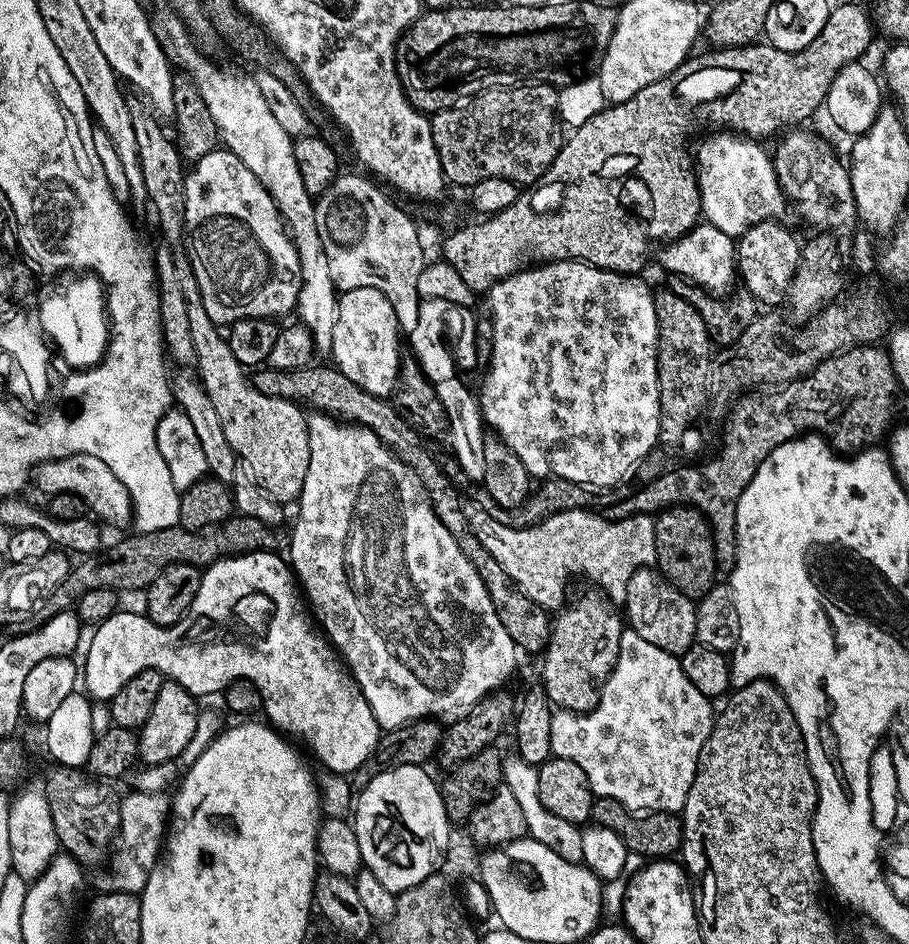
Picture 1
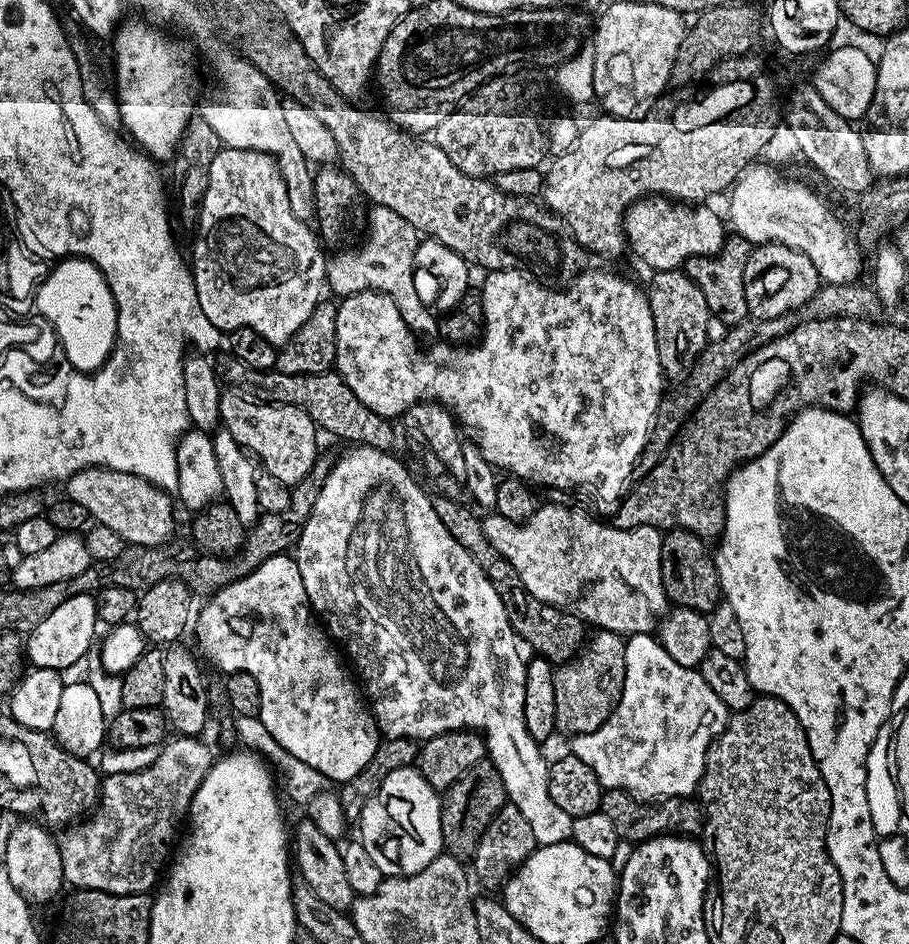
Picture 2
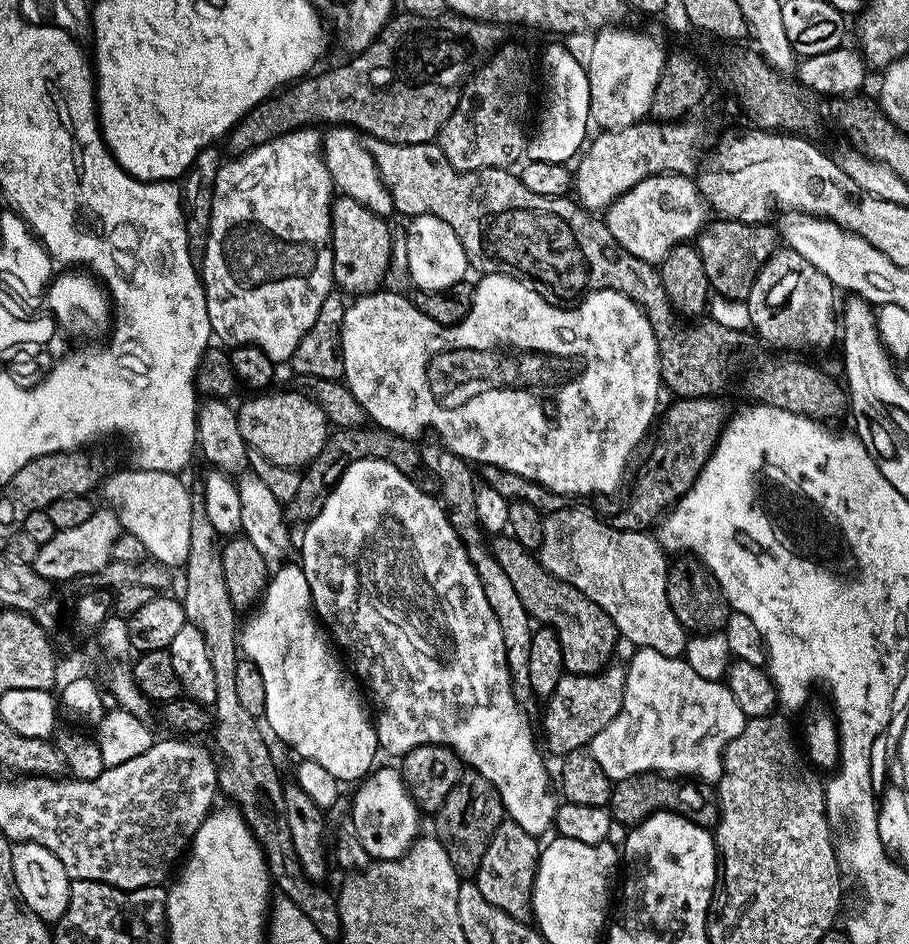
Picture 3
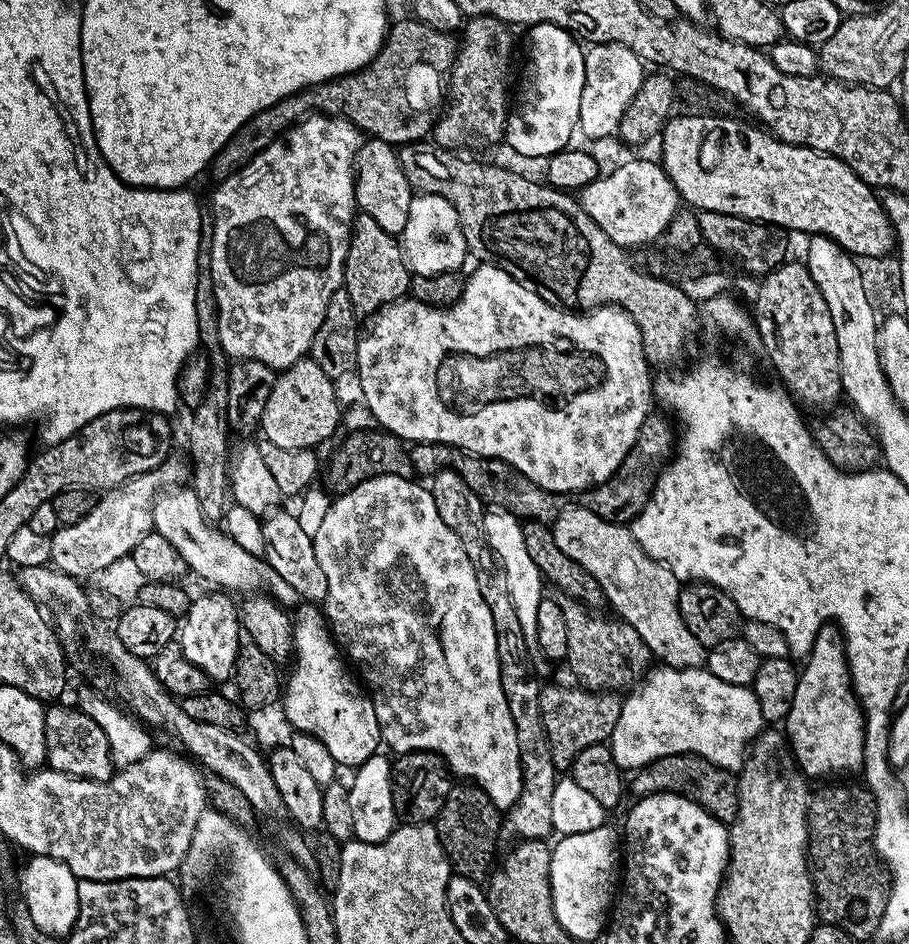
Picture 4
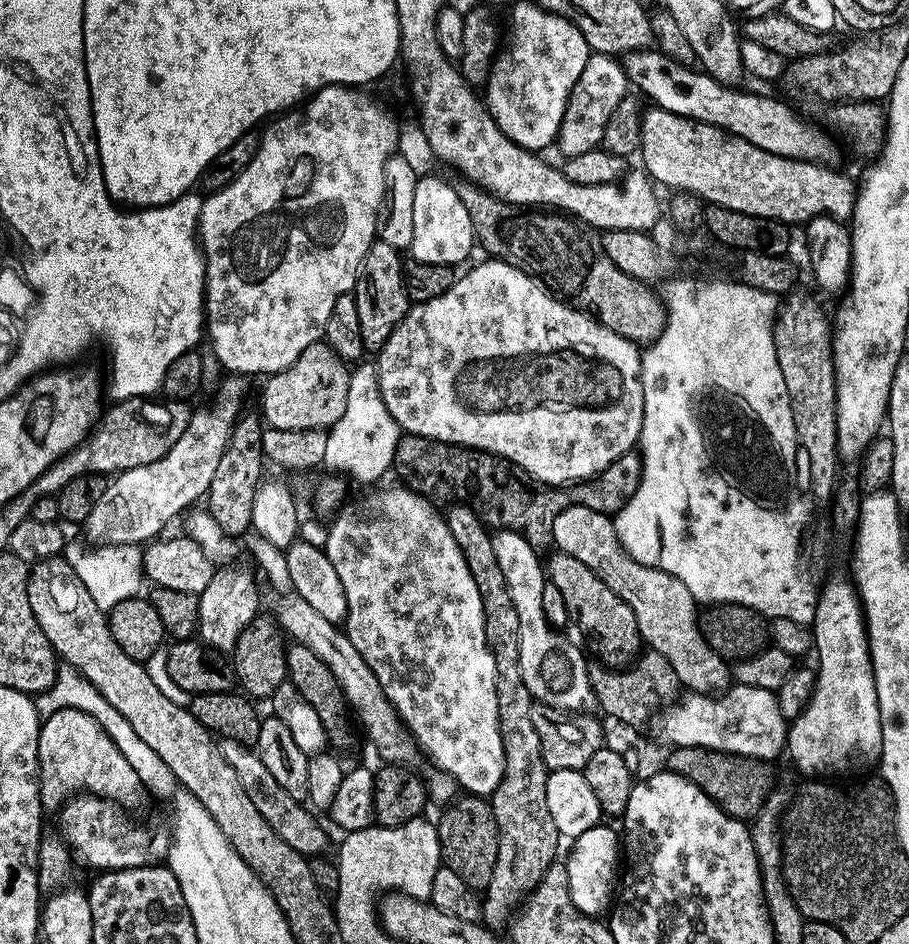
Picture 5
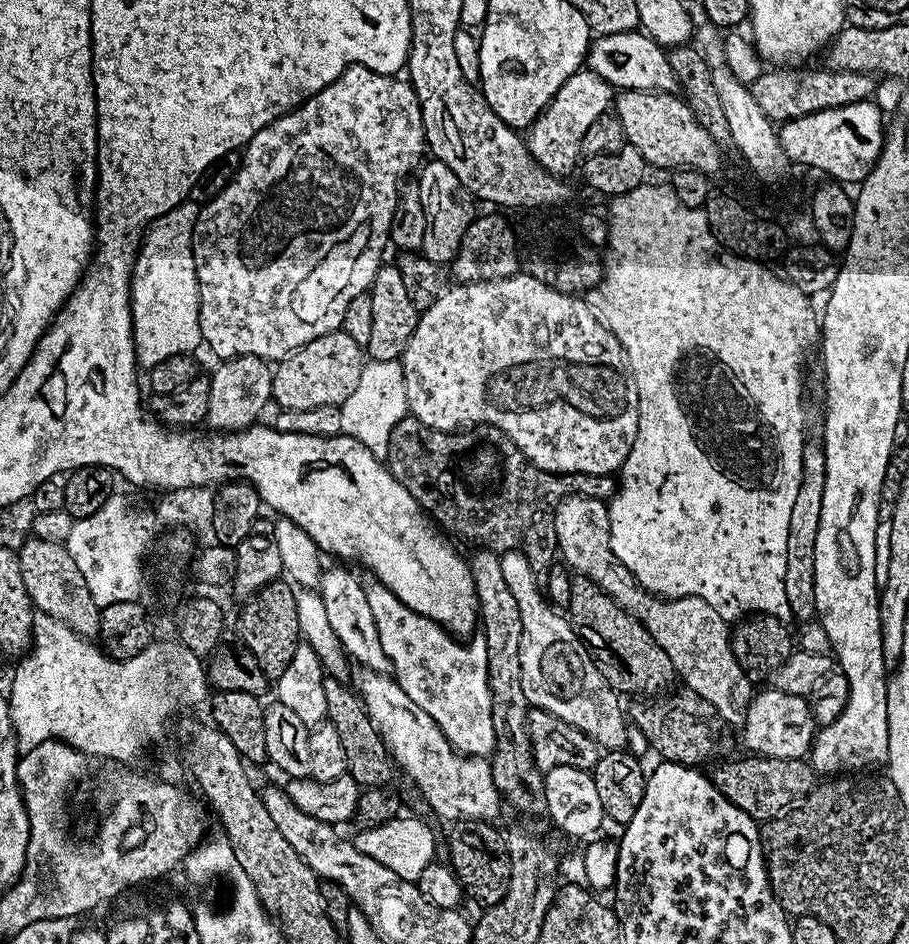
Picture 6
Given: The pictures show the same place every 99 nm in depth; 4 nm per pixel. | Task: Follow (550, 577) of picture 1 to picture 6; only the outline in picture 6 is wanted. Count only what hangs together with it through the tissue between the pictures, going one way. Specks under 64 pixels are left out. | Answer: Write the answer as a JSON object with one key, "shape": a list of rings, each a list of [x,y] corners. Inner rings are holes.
{"shape":[[[565,495],[556,506],[556,515],[552,518],[556,531],[555,547],[564,557],[563,563],[573,573],[593,580],[600,591],[608,595],[622,610],[626,610],[666,650],[666,658],[670,658],[672,671],[680,676],[683,687],[694,694],[706,698],[708,708],[716,711],[724,720],[739,725],[744,719],[744,710],[754,695],[753,681],[738,666],[732,653],[730,624],[720,615],[721,609],[710,606],[697,596],[677,596],[665,598],[648,592],[637,584],[634,574],[618,562],[614,550],[610,546],[610,530],[608,529],[608,504],[596,500],[593,496]]]}

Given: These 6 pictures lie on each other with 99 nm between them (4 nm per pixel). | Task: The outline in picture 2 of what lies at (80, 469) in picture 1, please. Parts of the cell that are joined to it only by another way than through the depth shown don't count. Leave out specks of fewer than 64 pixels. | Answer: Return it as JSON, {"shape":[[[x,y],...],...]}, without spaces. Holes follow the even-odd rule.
{"shape":[[[83,468],[81,472],[74,472],[67,477],[67,484],[67,499],[79,502],[95,523],[114,530],[129,545],[141,544],[147,548],[153,548],[156,544],[169,543],[171,536],[168,535],[172,532],[173,497],[161,488],[154,487],[146,478],[138,478],[134,474],[126,474],[113,468]]]}

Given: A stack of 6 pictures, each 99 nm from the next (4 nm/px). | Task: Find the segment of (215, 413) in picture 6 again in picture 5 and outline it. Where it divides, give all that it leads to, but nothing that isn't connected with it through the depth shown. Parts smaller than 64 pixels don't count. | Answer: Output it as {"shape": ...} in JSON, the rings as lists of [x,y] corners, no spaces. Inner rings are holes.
{"shape":[[[228,374],[215,385],[216,397],[209,408],[193,411],[182,438],[166,450],[158,462],[146,466],[134,466],[119,473],[109,483],[106,494],[94,506],[94,514],[86,522],[88,536],[97,545],[136,544],[154,541],[163,533],[163,528],[176,515],[189,509],[207,497],[210,482],[217,472],[218,462],[230,442],[232,428],[245,411],[244,399],[248,396],[249,381],[239,374]]]}

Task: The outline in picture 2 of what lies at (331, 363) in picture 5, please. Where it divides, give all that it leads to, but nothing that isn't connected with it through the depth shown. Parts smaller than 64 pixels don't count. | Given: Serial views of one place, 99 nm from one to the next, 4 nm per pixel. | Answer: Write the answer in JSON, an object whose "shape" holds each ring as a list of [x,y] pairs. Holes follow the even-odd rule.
{"shape":[[[228,390],[220,398],[220,424],[223,431],[229,432],[241,448],[259,461],[263,471],[278,478],[278,482],[291,486],[302,482],[302,478],[310,474],[318,455],[318,429],[316,423],[302,410],[281,404],[261,404]]]}

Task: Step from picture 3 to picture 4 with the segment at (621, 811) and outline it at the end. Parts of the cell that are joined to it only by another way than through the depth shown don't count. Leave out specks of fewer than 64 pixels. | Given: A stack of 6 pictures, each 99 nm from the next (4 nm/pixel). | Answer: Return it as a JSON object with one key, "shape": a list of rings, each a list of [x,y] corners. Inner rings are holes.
{"shape":[[[670,754],[666,758],[658,758],[645,764],[643,768],[635,769],[630,776],[630,792],[631,795],[633,792],[633,797],[636,798],[659,792],[683,793],[688,787],[693,788],[691,791],[694,793],[696,803],[701,804],[711,816],[729,826],[736,821],[740,805],[737,777],[725,768],[714,766],[706,758],[690,754]]]}

